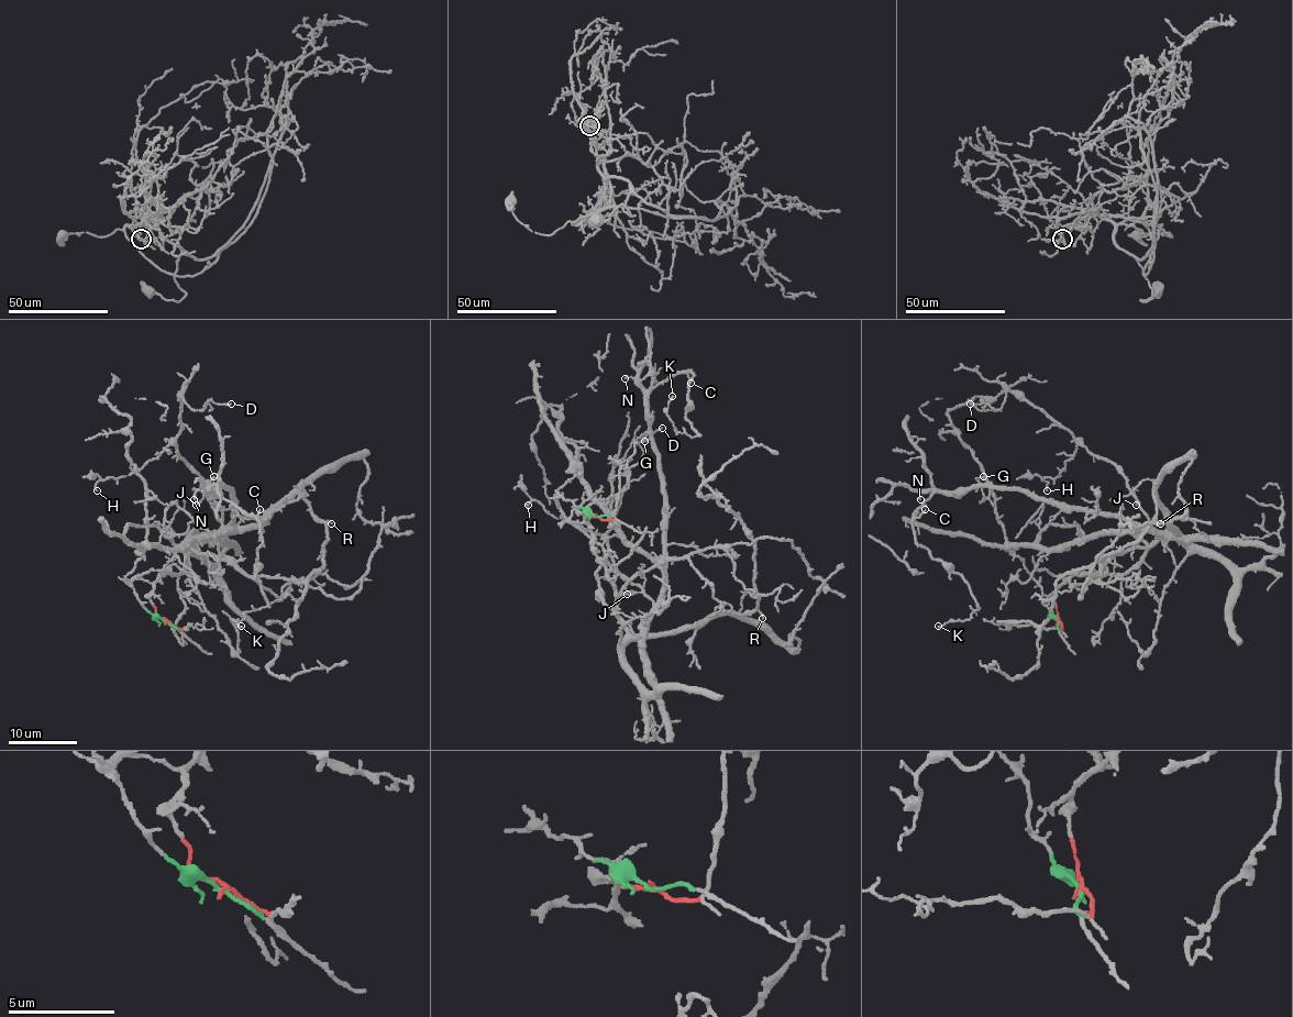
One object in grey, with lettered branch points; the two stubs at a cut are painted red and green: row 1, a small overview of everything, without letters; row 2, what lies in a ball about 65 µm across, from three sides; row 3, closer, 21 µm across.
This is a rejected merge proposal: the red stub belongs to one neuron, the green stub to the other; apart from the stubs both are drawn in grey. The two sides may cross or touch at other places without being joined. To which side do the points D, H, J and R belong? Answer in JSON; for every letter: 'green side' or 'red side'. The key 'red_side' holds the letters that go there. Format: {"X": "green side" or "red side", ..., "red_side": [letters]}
{"D": "green side", "H": "green side", "J": "green side", "R": "red side", "red_side": ["R"]}

